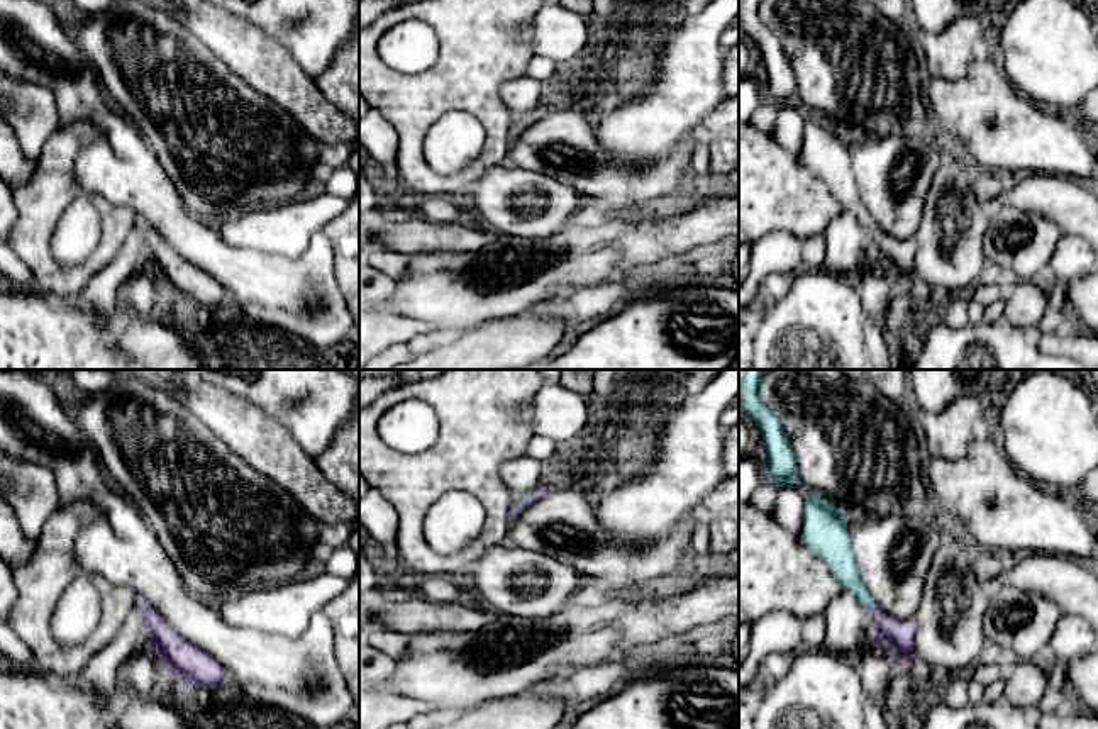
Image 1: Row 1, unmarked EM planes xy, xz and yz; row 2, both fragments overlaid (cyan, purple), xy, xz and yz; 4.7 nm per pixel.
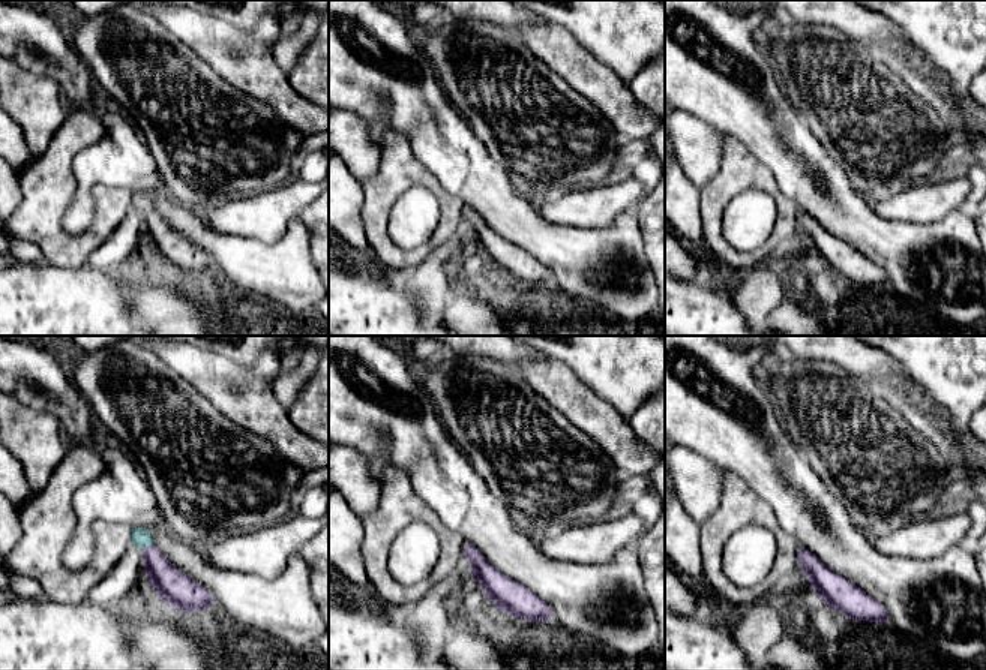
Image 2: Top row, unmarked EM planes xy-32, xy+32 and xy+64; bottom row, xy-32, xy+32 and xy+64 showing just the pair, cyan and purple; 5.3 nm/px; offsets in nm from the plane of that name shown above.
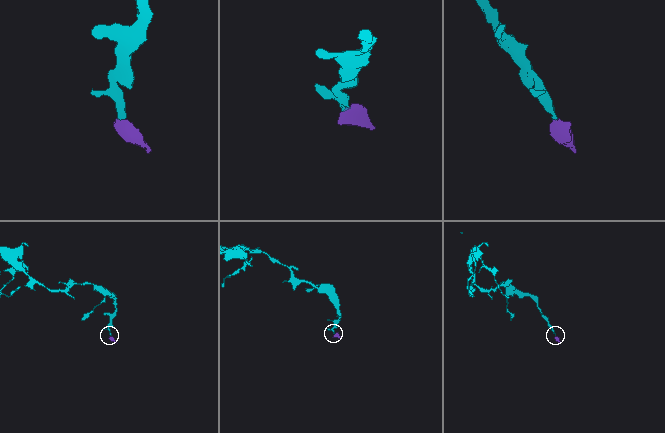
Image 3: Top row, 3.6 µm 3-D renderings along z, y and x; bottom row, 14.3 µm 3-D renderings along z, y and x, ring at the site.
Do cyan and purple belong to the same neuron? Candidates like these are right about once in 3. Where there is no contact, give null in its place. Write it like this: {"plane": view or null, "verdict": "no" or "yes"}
{"plane": "yz", "verdict": "yes"}

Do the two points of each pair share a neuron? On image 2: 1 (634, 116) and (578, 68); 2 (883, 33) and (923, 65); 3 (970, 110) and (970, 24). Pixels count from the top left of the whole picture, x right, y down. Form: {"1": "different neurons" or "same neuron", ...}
{"1": "same neuron", "2": "same neuron", "3": "same neuron"}

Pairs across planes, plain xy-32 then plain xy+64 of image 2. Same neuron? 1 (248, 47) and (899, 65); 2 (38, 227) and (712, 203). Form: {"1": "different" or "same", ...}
{"1": "same", "2": "same"}

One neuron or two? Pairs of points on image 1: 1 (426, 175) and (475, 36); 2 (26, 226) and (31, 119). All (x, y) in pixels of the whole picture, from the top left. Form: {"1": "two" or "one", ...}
{"1": "one", "2": "two"}

